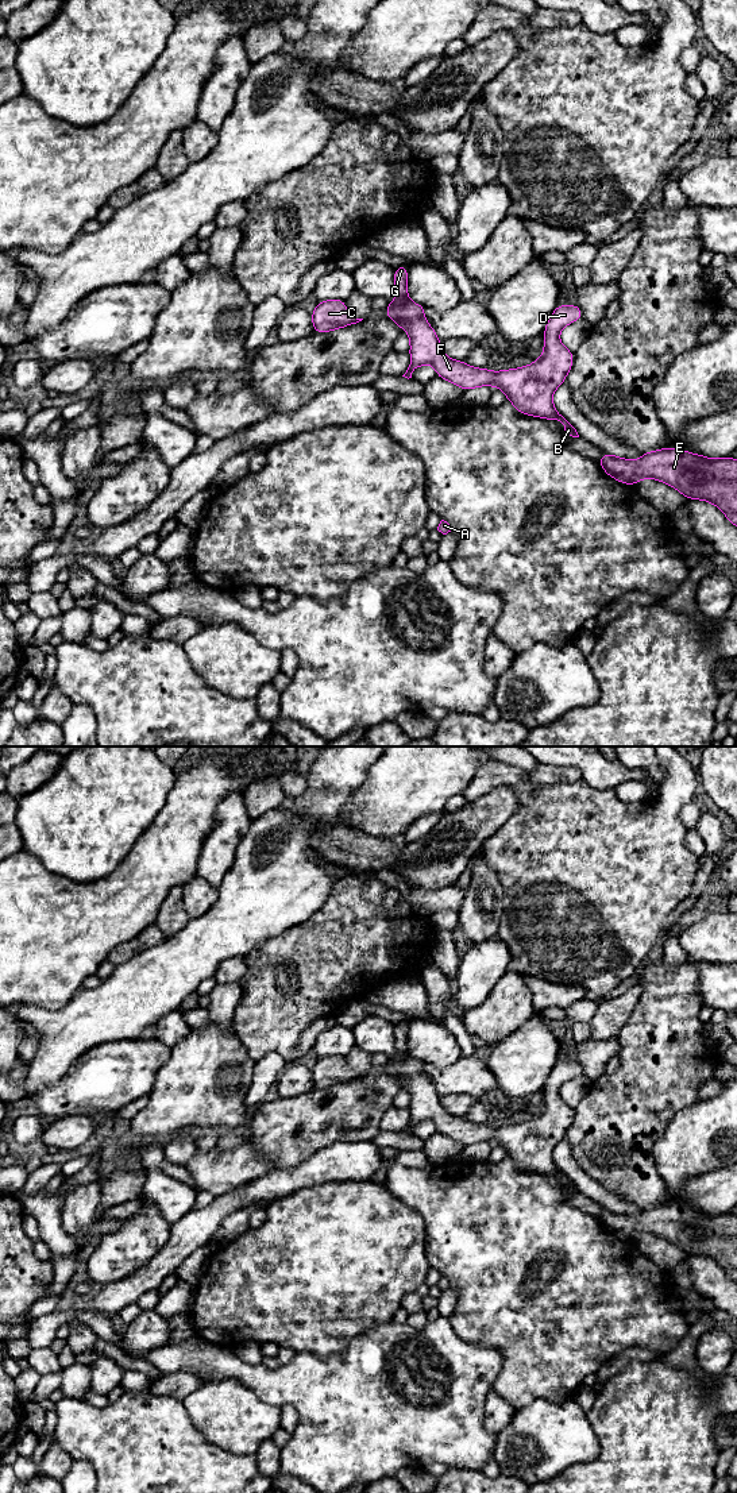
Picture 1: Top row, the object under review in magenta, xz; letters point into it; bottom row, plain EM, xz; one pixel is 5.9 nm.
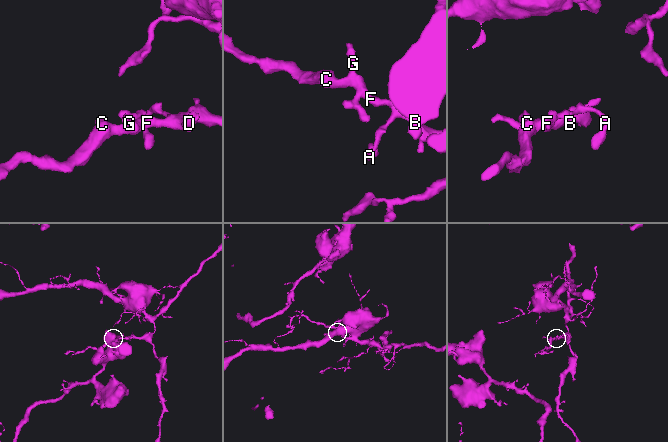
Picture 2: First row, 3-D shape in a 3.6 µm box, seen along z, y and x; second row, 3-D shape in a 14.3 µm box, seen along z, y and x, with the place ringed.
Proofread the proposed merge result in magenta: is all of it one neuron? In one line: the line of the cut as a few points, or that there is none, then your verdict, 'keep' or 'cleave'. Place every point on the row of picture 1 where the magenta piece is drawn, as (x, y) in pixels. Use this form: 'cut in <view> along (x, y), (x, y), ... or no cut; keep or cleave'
no cut; keep

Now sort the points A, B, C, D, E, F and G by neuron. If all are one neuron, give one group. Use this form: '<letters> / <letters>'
A B C D E F G

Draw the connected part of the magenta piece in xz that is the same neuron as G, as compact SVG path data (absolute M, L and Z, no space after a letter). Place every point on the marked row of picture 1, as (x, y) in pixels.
M408 265L394 269L394 286L397 298L389 301L386 316L395 321L404 332L408 329L410 340L410 364L405 378L422 364L431 363L436 375L462 387L464 391L478 386L495 386L505 391L521 414L529 414L544 420L557 420L564 431L579 437L576 429L555 409L553 391L566 381L574 362L574 352L567 350L560 339L560 331L572 321L582 320L579 305L557 305L544 328L544 354L532 364L491 371L475 369L466 362L449 359L432 325L425 320L425 306L408 298Z

